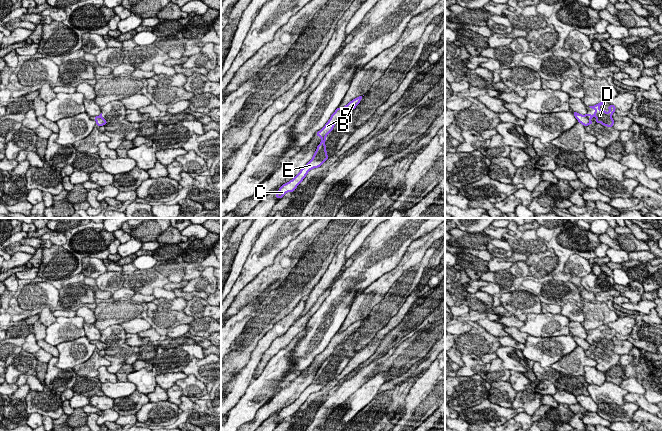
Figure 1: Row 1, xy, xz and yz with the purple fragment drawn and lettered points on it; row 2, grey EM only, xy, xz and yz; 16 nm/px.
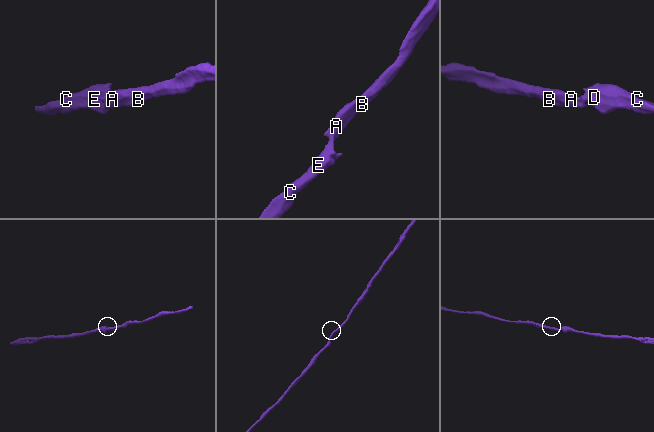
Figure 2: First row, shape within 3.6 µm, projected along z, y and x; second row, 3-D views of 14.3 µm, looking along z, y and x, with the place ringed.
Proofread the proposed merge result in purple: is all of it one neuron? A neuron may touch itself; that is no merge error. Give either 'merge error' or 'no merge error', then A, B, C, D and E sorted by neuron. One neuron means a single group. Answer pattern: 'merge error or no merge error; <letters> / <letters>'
merge error; A B / C D E

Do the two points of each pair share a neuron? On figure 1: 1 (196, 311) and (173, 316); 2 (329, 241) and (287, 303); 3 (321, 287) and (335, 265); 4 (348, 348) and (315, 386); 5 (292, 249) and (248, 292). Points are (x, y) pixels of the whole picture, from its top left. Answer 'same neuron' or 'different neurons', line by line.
1: different neurons
2: same neuron
3: same neuron
4: same neuron
5: same neuron

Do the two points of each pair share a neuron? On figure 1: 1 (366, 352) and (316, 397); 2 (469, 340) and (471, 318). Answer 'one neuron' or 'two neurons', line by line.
1: one neuron
2: two neurons

